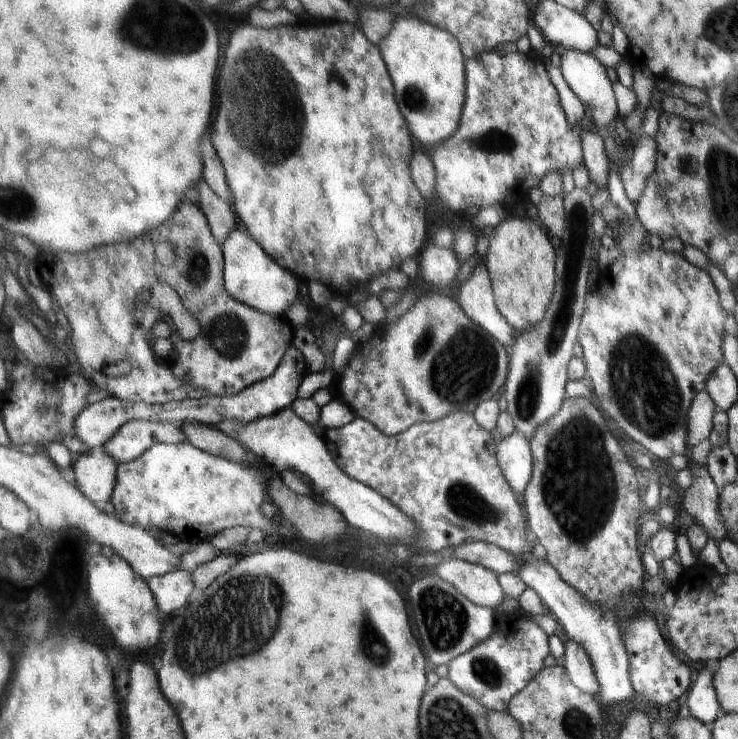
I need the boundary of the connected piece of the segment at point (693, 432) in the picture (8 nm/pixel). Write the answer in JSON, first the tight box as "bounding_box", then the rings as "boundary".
{"bounding_box":[686,390,716,448],"boundary":[[[705,390],[694,396],[687,416],[686,440],[689,448],[709,438],[716,409],[716,403]]]}

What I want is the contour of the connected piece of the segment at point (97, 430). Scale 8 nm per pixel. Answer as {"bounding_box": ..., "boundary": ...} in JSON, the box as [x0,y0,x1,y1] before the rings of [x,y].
{"bounding_box":[74,398,149,448],"boundary":[[[104,398],[82,412],[74,422],[74,436],[82,440],[88,448],[102,446],[108,438],[112,439],[120,431],[120,426],[134,418],[149,416],[149,407],[144,403],[122,402],[118,398]]]}

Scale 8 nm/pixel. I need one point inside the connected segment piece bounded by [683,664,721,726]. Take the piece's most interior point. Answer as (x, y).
(701, 699)

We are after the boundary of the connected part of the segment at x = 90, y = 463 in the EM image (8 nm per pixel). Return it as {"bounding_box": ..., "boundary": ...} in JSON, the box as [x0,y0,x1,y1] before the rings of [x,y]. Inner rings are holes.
{"bounding_box":[74,450,117,506],"boundary":[[[94,450],[94,454],[82,454],[74,462],[74,474],[78,488],[90,501],[97,506],[103,506],[113,496],[113,488],[117,482],[117,462],[112,462],[102,452]]]}

